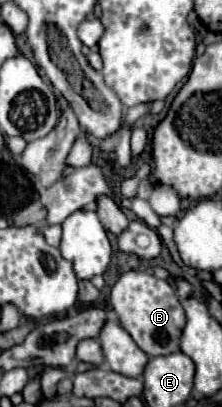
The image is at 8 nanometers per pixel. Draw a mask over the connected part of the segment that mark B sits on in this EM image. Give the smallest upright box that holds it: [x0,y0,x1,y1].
[111,270,187,358]

